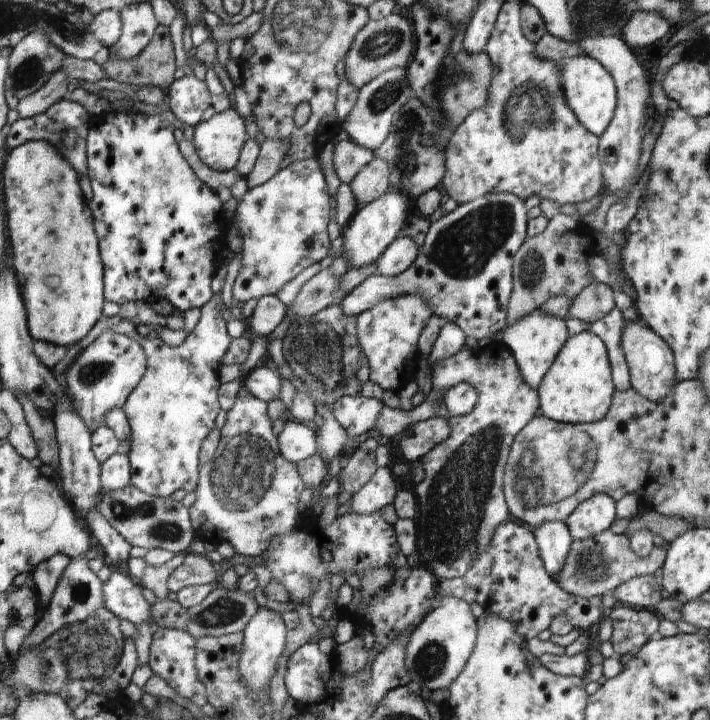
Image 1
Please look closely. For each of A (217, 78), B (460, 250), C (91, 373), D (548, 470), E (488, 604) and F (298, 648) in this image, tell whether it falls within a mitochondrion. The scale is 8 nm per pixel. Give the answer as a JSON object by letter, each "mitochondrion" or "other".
{"A":"other","B":"mitochondrion","C":"mitochondrion","D":"mitochondrion","E":"other","F":"other"}

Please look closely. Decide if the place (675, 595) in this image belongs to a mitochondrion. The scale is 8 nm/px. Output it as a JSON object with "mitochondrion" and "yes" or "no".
{"mitochondrion":"no"}

